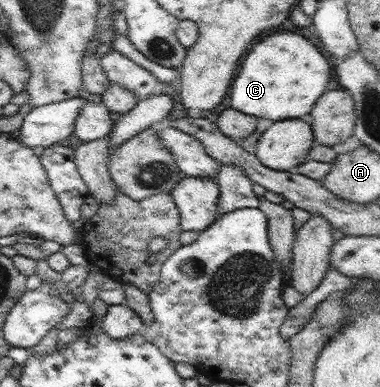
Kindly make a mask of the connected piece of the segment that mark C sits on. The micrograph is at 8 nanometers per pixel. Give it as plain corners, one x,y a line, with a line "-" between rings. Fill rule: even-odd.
281,29
272,30
268,37
252,47
230,86
230,107
259,120
302,118
314,109
334,75
328,60
306,37
278,30

